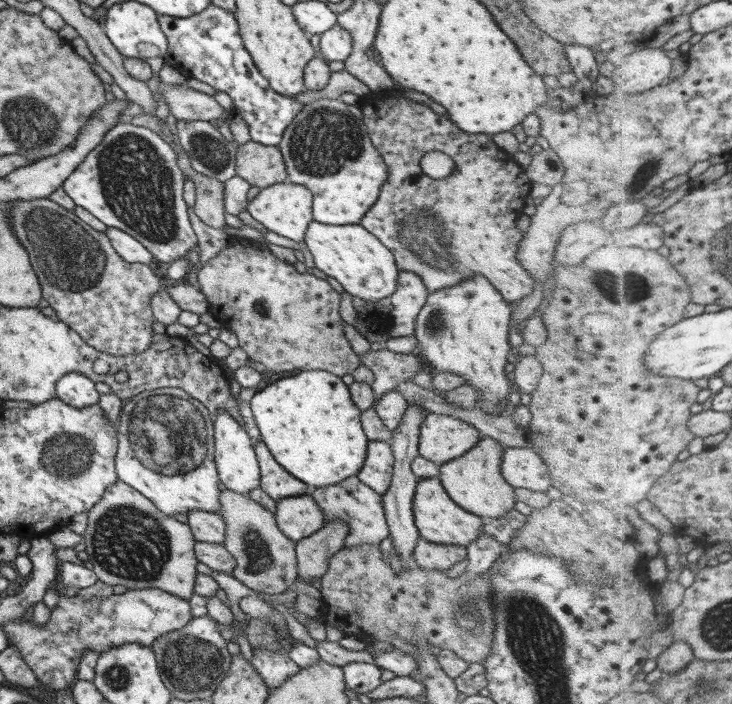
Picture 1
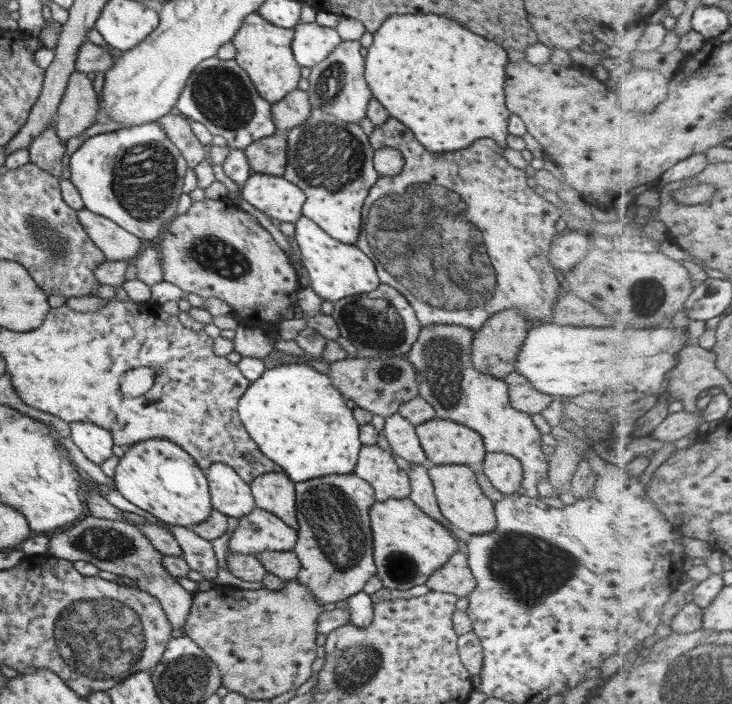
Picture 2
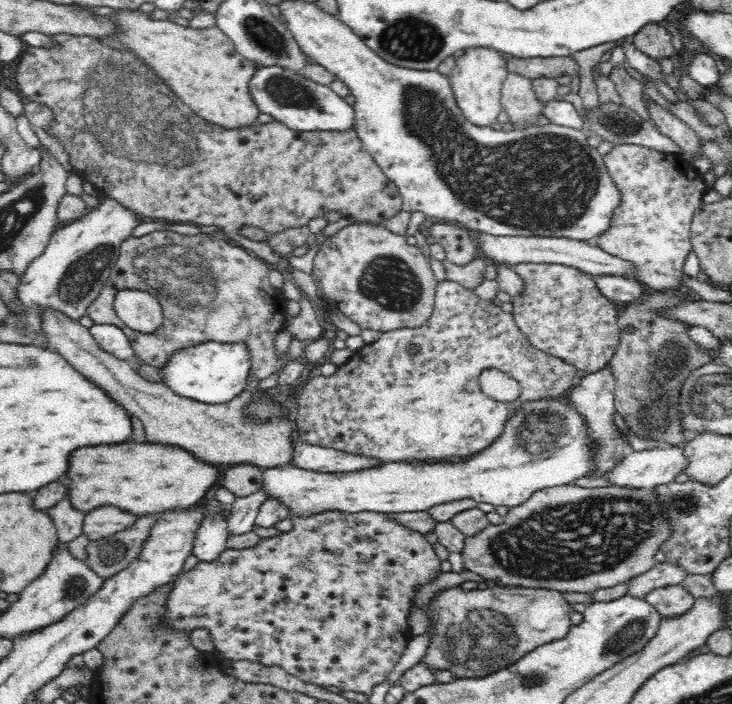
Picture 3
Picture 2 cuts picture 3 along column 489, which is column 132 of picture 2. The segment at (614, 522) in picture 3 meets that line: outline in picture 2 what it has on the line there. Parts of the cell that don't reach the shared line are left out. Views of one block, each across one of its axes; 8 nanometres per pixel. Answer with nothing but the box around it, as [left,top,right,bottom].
[47,515,192,630]

